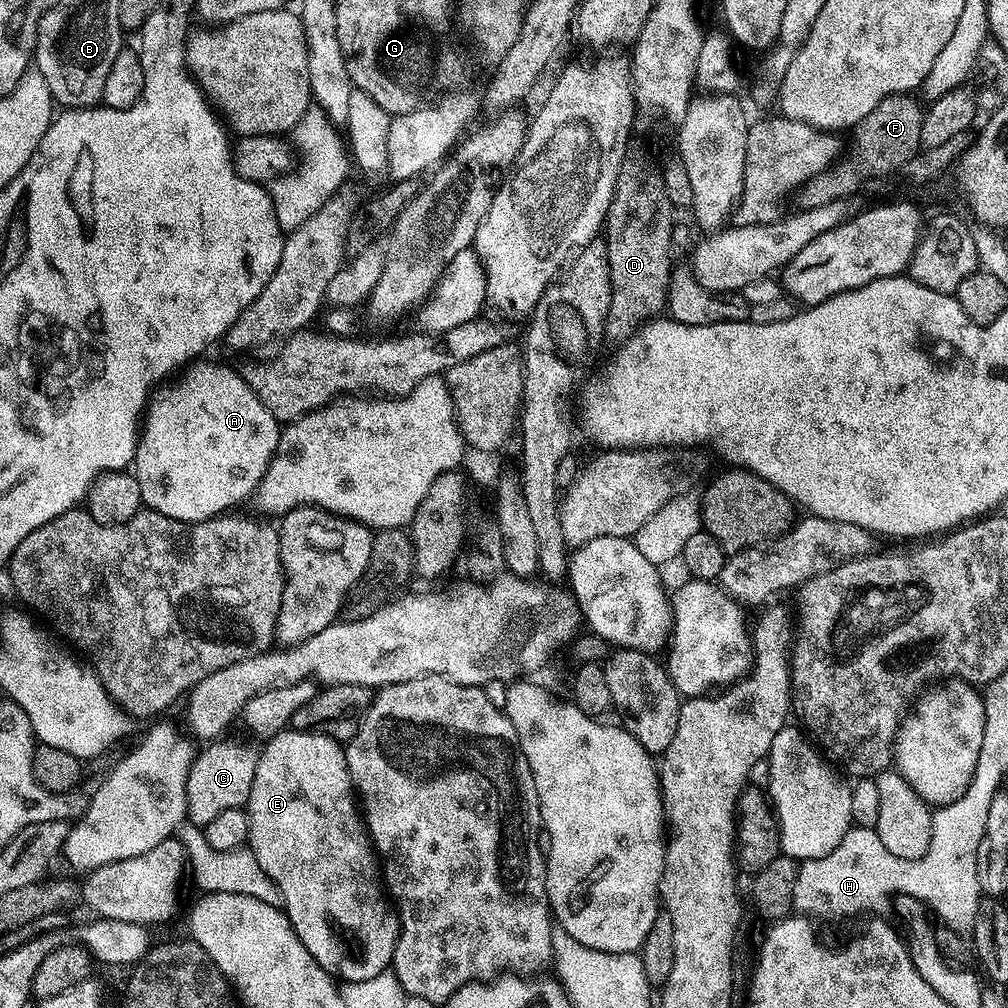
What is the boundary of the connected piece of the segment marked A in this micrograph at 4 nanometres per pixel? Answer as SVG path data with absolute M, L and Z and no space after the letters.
M208 358L187 365L179 375L161 383L149 395L136 441L134 475L142 490L143 507L187 524L210 520L235 509L232 507L247 496L249 499L270 466L282 431L235 367L227 368L204 359Z

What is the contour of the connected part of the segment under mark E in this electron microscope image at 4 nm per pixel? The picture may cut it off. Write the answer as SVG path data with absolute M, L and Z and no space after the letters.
M283 730L277 732L276 735L269 735L266 742L268 745L261 752L259 750L256 756L253 785L250 787L246 805L248 813L247 847L252 849L254 858L258 858L258 866L262 866L262 870L266 874L270 874L270 878L278 886L282 911L288 921L292 923L294 934L298 934L302 946L306 946L306 950L310 950L314 962L318 962L318 966L325 968L329 976L353 984L389 971L392 955L396 949L396 940L400 937L400 918L397 909L393 907L386 895L386 889L382 883L382 868L378 863L378 853L371 836L368 835L367 823L358 807L358 796L352 787L352 775L348 772L348 763L344 757L341 741L334 740L330 736L325 736L323 732L315 730L307 732Z

